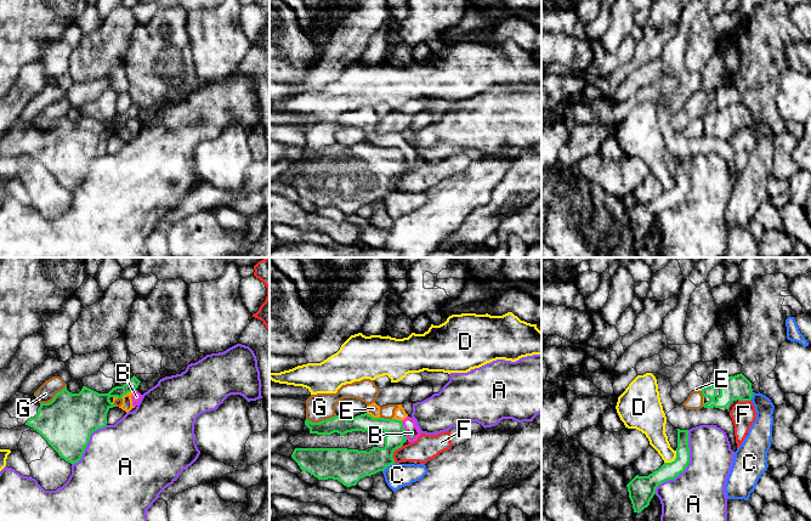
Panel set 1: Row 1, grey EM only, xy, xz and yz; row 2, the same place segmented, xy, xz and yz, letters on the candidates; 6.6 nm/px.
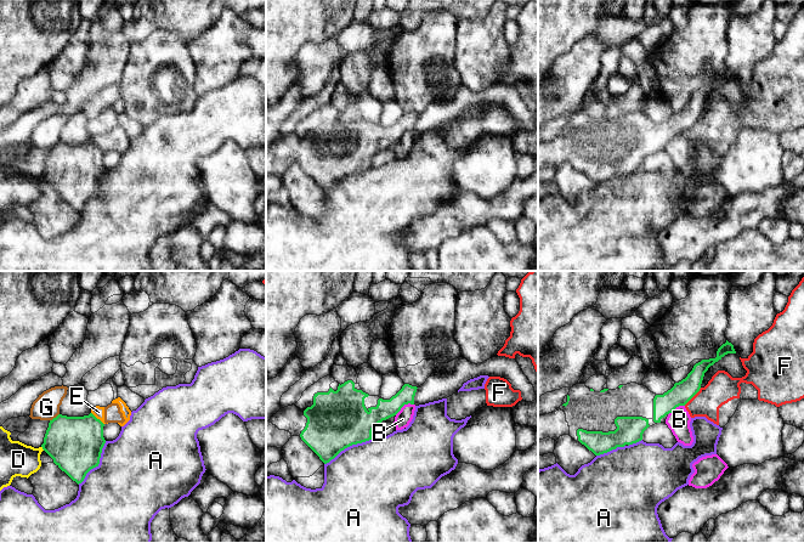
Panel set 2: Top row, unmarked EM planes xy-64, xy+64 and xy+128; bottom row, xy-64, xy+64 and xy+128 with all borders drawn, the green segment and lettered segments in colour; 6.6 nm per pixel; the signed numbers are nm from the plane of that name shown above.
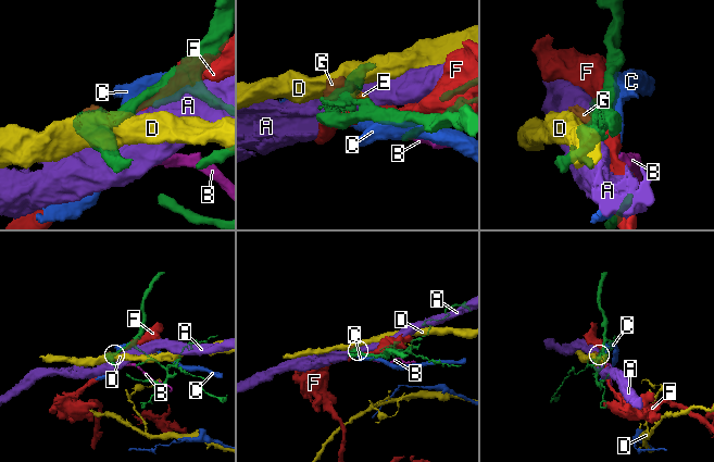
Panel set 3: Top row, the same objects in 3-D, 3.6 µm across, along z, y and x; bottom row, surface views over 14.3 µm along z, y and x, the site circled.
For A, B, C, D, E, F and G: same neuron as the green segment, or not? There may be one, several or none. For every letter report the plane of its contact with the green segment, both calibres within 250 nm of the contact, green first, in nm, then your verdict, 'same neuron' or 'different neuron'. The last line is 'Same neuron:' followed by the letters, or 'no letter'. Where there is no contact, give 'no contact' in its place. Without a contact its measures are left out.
A: contact in yz; calibres 110 and 360 nm; different neuron
B: contact in xz; calibres 140 and 100 nm; different neuron
C: contact in xz; calibres 220 and 160 nm; different neuron
D: contact in yz; calibres 130 and 140 nm; different neuron
E: contact in xz; calibres 130 and 80 nm; different neuron
F: contact in xz; calibres 190 and 170 nm; different neuron
G: contact in xz; calibres 140 and 180 nm; different neuron
Same neuron: no letter

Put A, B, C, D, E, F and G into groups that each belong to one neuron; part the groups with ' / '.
A / B E G / C / D / F

